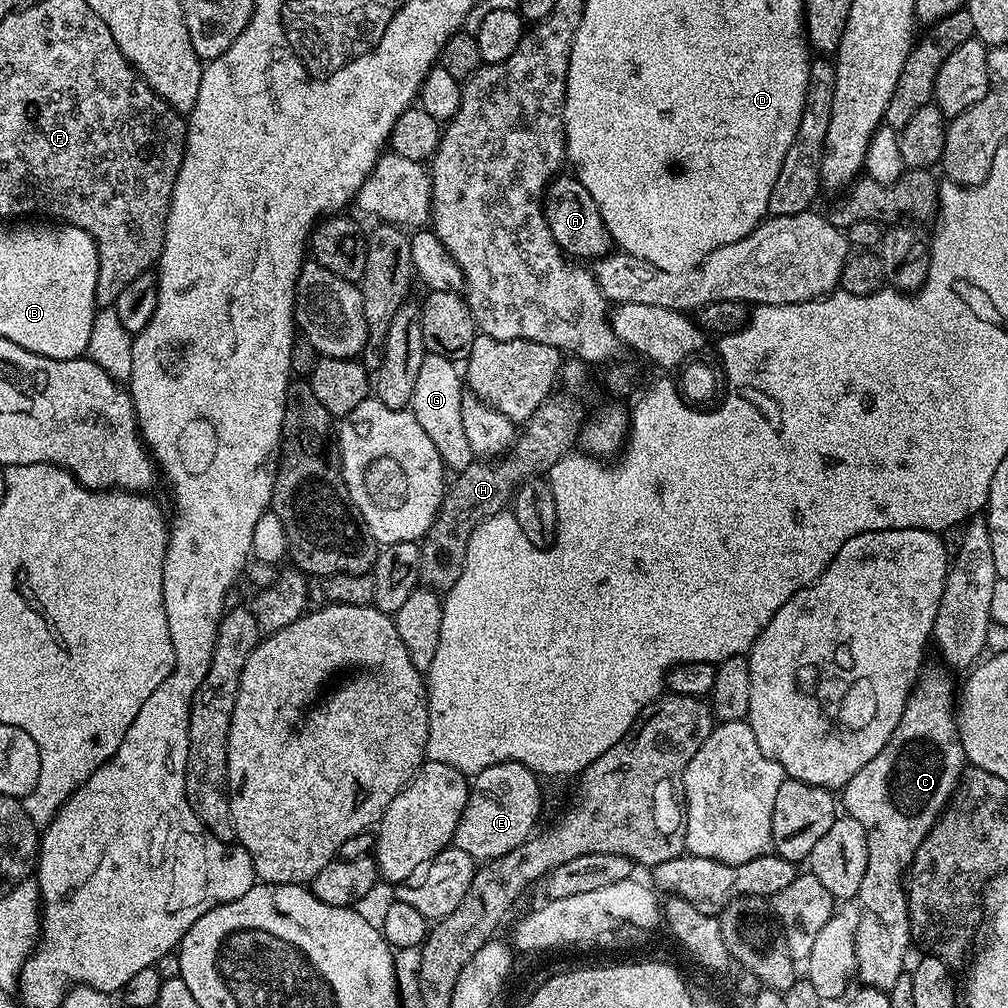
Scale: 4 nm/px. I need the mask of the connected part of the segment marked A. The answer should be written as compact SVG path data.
M557 175L552 183L544 189L542 207L548 229L565 257L575 258L580 262L588 262L584 260L595 262L601 256L609 255L613 251L612 239L602 222L602 216L598 214L596 203L590 198L590 192L586 190L586 186L582 186L582 182L576 179L575 175L564 175Z

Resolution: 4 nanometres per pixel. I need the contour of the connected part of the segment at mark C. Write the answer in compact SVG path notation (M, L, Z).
M940 672L921 675L904 707L900 725L894 734L890 734L886 746L882 746L882 750L878 750L878 754L874 754L874 758L870 758L870 762L866 762L866 766L862 766L862 770L858 770L858 774L854 774L842 789L843 811L862 822L868 831L868 865L860 887L858 900L862 907L858 930L854 934L856 975L861 985L889 992L894 982L905 975L904 955L908 952L908 943L914 940L908 917L906 866L911 865L922 838L930 834L934 822L947 806L965 767L964 751L956 729L952 680Z

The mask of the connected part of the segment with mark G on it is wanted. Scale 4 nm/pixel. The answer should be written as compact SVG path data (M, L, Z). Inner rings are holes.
M425 355L422 367L418 370L418 378L414 382L414 394L410 411L414 418L418 418L418 426L426 430L430 442L434 442L434 450L442 458L445 469L453 473L460 473L466 466L474 462L470 442L466 438L462 427L462 398L464 388L462 385L462 372L455 363L441 356Z

